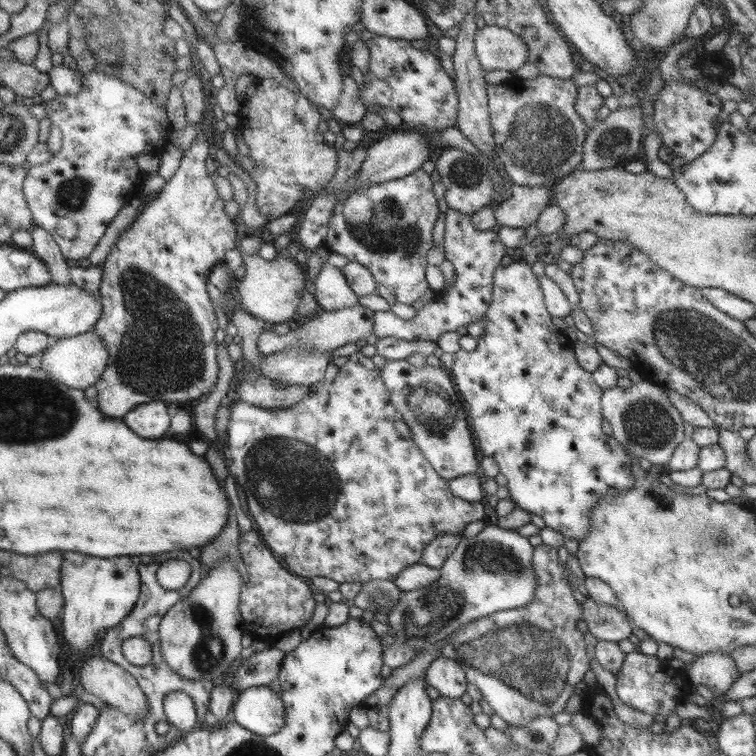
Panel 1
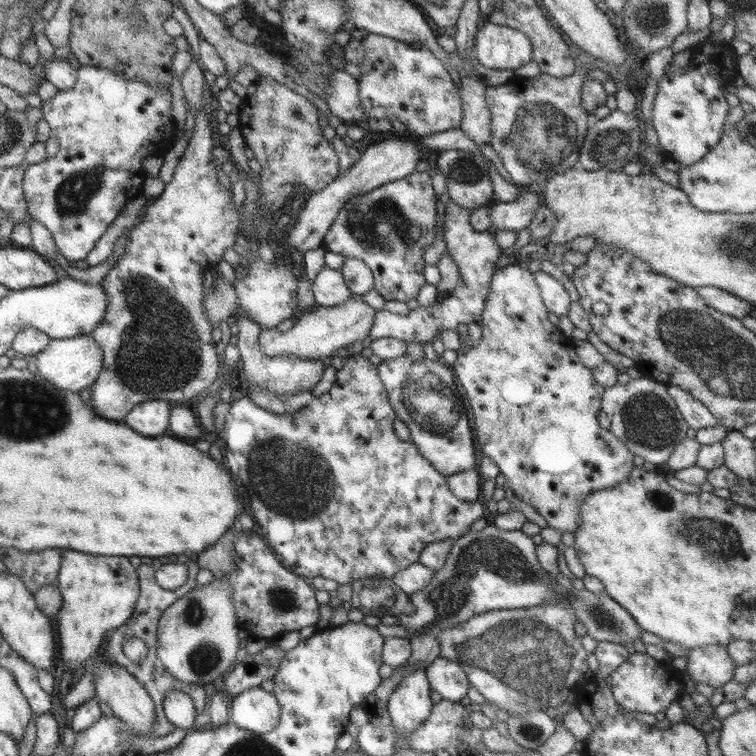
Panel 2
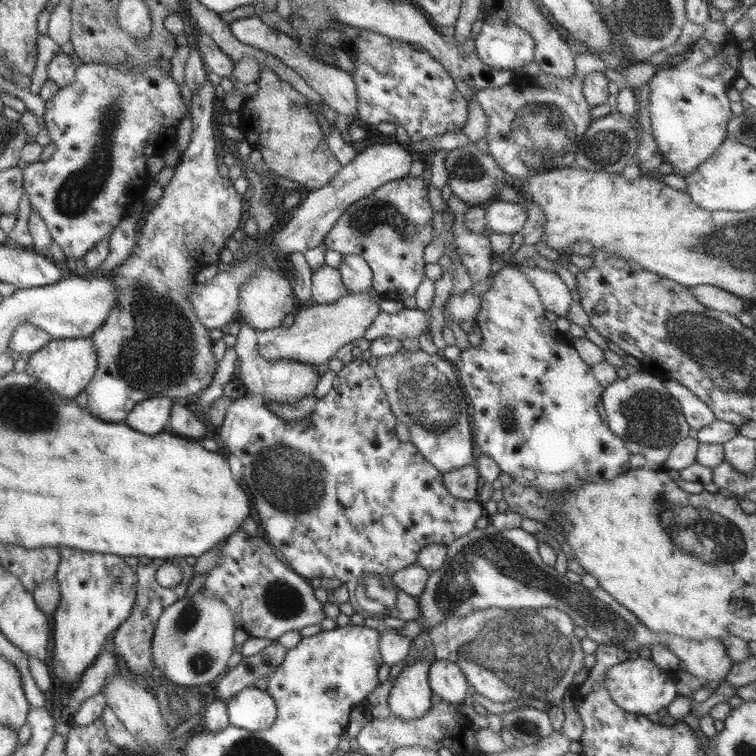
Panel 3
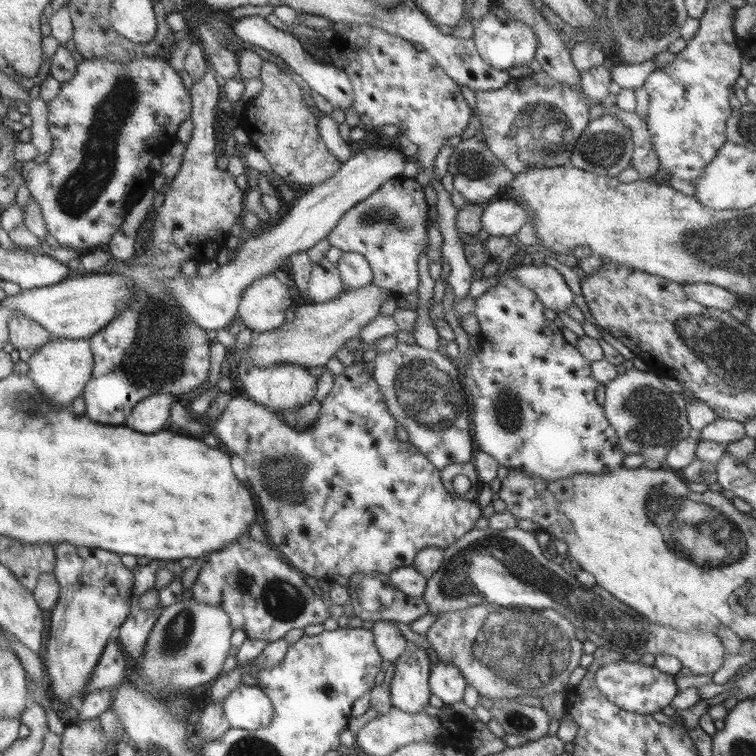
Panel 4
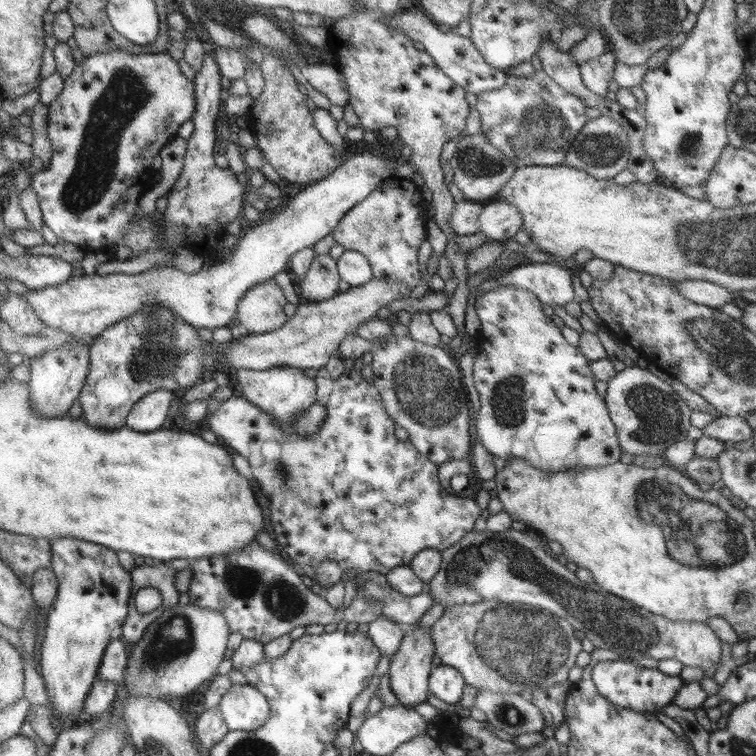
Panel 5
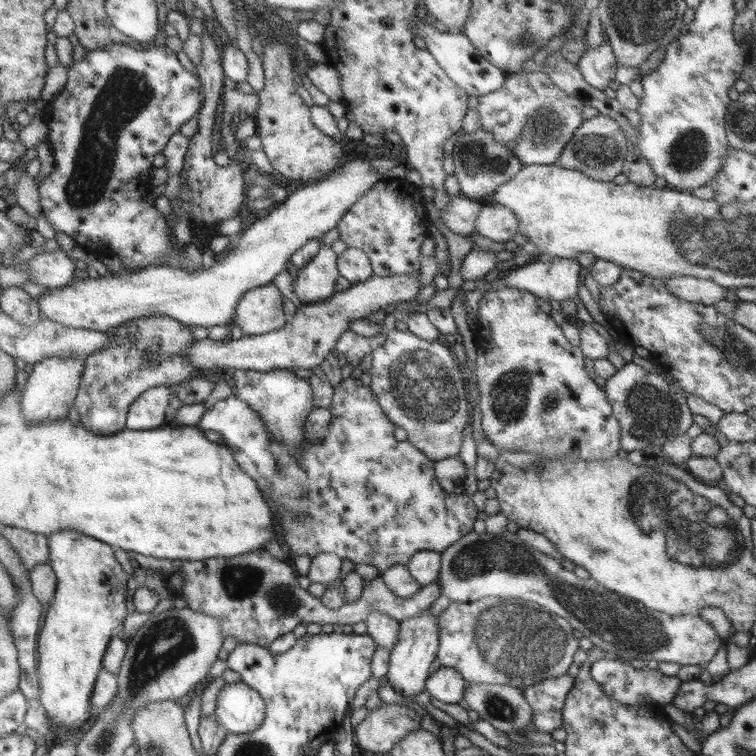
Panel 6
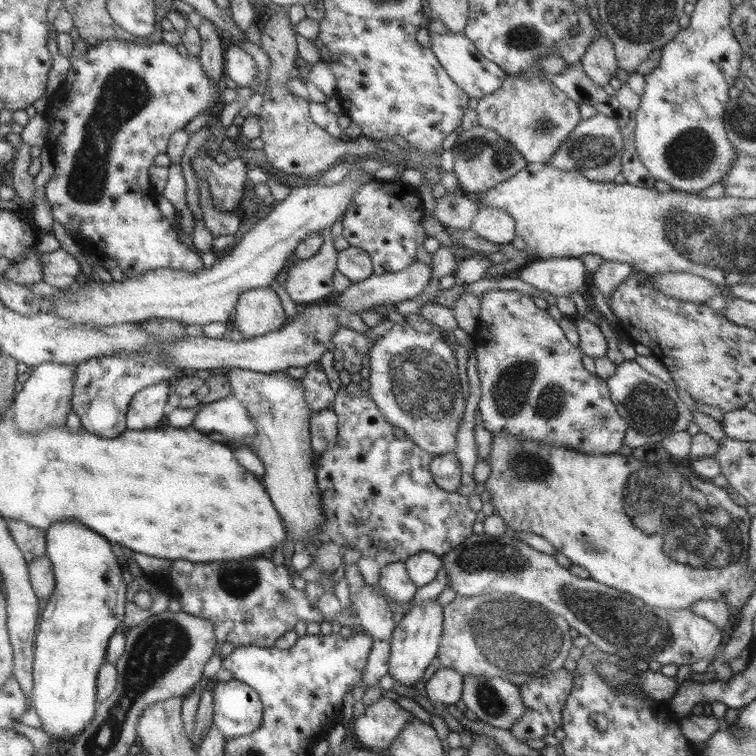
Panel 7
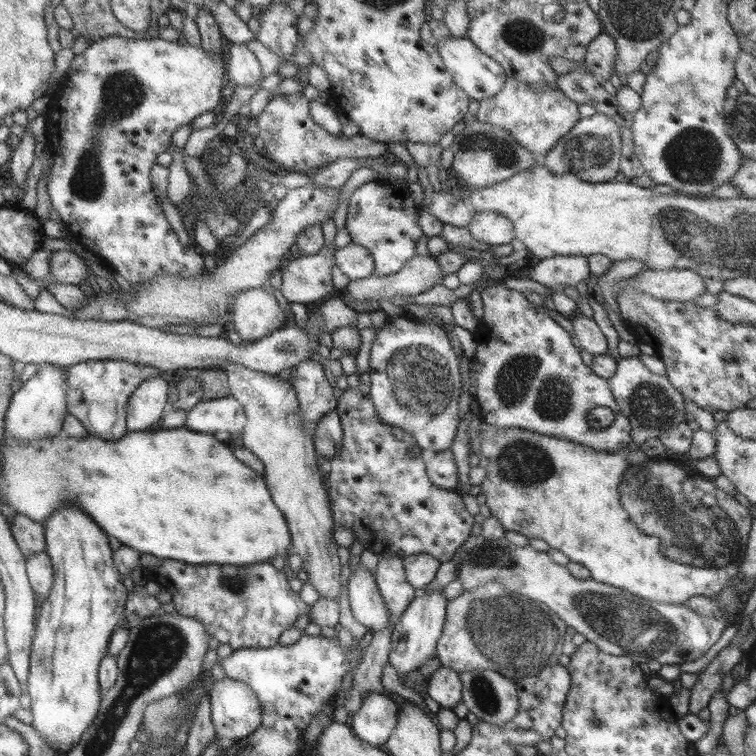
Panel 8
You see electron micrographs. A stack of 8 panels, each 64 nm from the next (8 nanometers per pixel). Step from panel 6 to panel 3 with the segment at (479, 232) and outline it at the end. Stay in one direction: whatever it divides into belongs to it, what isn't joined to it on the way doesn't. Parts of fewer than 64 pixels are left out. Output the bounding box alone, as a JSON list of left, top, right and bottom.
[485,199,527,234]

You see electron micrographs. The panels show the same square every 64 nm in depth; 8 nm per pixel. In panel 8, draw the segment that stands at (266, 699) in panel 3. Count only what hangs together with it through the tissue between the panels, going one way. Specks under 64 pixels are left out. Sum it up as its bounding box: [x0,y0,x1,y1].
[208,677,262,747]

